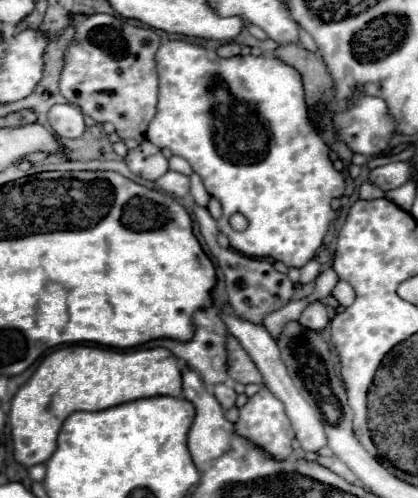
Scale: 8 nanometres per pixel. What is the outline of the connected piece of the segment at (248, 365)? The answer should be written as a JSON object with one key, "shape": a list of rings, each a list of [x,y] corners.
{"shape":[[[228,337],[228,375],[238,383],[258,383],[264,385],[264,379],[250,359],[250,355],[240,347],[234,337]]]}

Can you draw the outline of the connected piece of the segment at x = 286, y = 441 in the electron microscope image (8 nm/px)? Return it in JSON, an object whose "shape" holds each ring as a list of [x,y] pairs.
{"shape":[[[262,387],[254,397],[248,399],[248,403],[240,409],[240,419],[236,421],[236,431],[250,439],[254,445],[262,447],[268,451],[274,459],[286,459],[292,453],[292,441],[294,441],[294,431],[290,427],[290,419],[284,411],[284,405],[280,399],[276,399],[268,387]]]}

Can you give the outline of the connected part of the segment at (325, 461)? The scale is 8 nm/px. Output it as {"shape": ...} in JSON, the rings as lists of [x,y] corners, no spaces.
{"shape":[[[318,457],[316,459],[320,465],[324,465],[324,467],[328,467],[330,471],[334,471],[334,473],[338,473],[340,477],[344,477],[346,481],[356,481],[356,475],[340,461],[340,459],[336,459],[336,457]]]}

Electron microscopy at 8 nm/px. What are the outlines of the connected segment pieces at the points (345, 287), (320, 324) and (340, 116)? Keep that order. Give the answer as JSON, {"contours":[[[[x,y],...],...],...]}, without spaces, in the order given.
{"contours":[[[[338,281],[336,287],[332,289],[332,295],[336,297],[336,301],[338,301],[342,307],[348,307],[348,305],[354,301],[354,291],[352,291],[352,287],[350,287],[346,281]]],[[[314,303],[304,309],[298,321],[302,327],[308,327],[312,331],[322,331],[328,325],[328,315],[326,315],[326,305],[324,303]]],[[[362,97],[356,107],[338,111],[334,125],[340,131],[340,139],[362,155],[376,155],[386,151],[390,137],[394,135],[394,121],[388,115],[386,103],[378,97]]]]}

